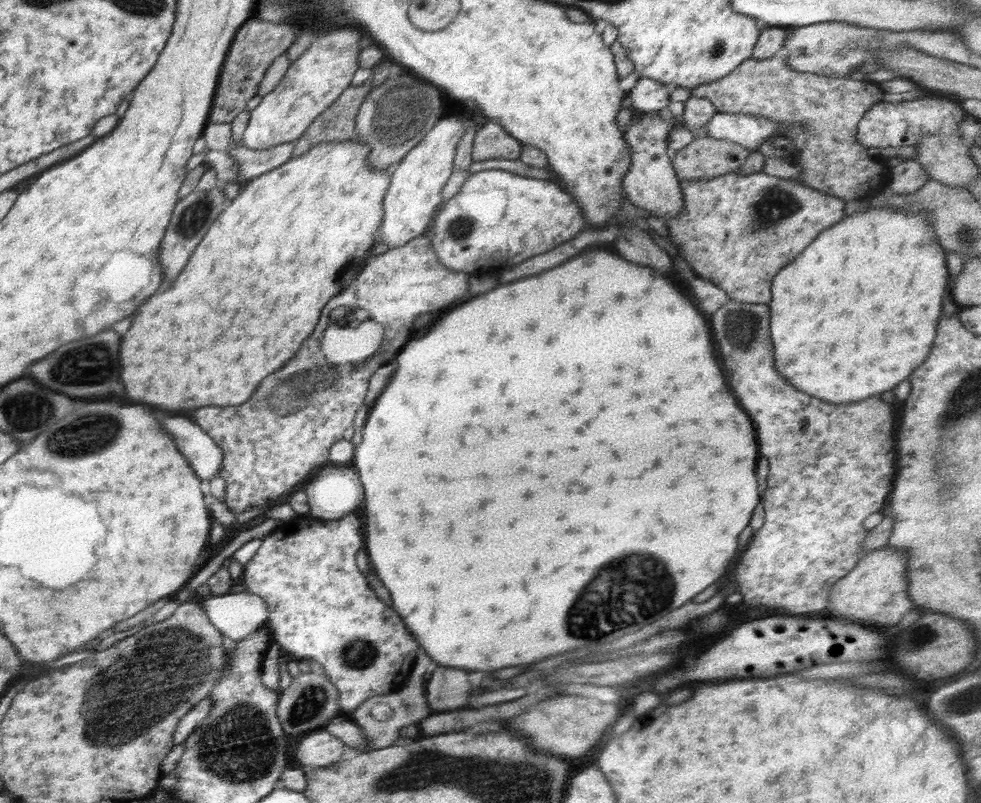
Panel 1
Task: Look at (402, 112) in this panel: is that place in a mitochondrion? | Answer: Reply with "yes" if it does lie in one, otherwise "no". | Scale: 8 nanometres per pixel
yes

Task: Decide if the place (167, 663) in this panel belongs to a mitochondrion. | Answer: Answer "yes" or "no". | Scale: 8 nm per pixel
yes

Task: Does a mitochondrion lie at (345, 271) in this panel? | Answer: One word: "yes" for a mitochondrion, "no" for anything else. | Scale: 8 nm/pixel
yes

